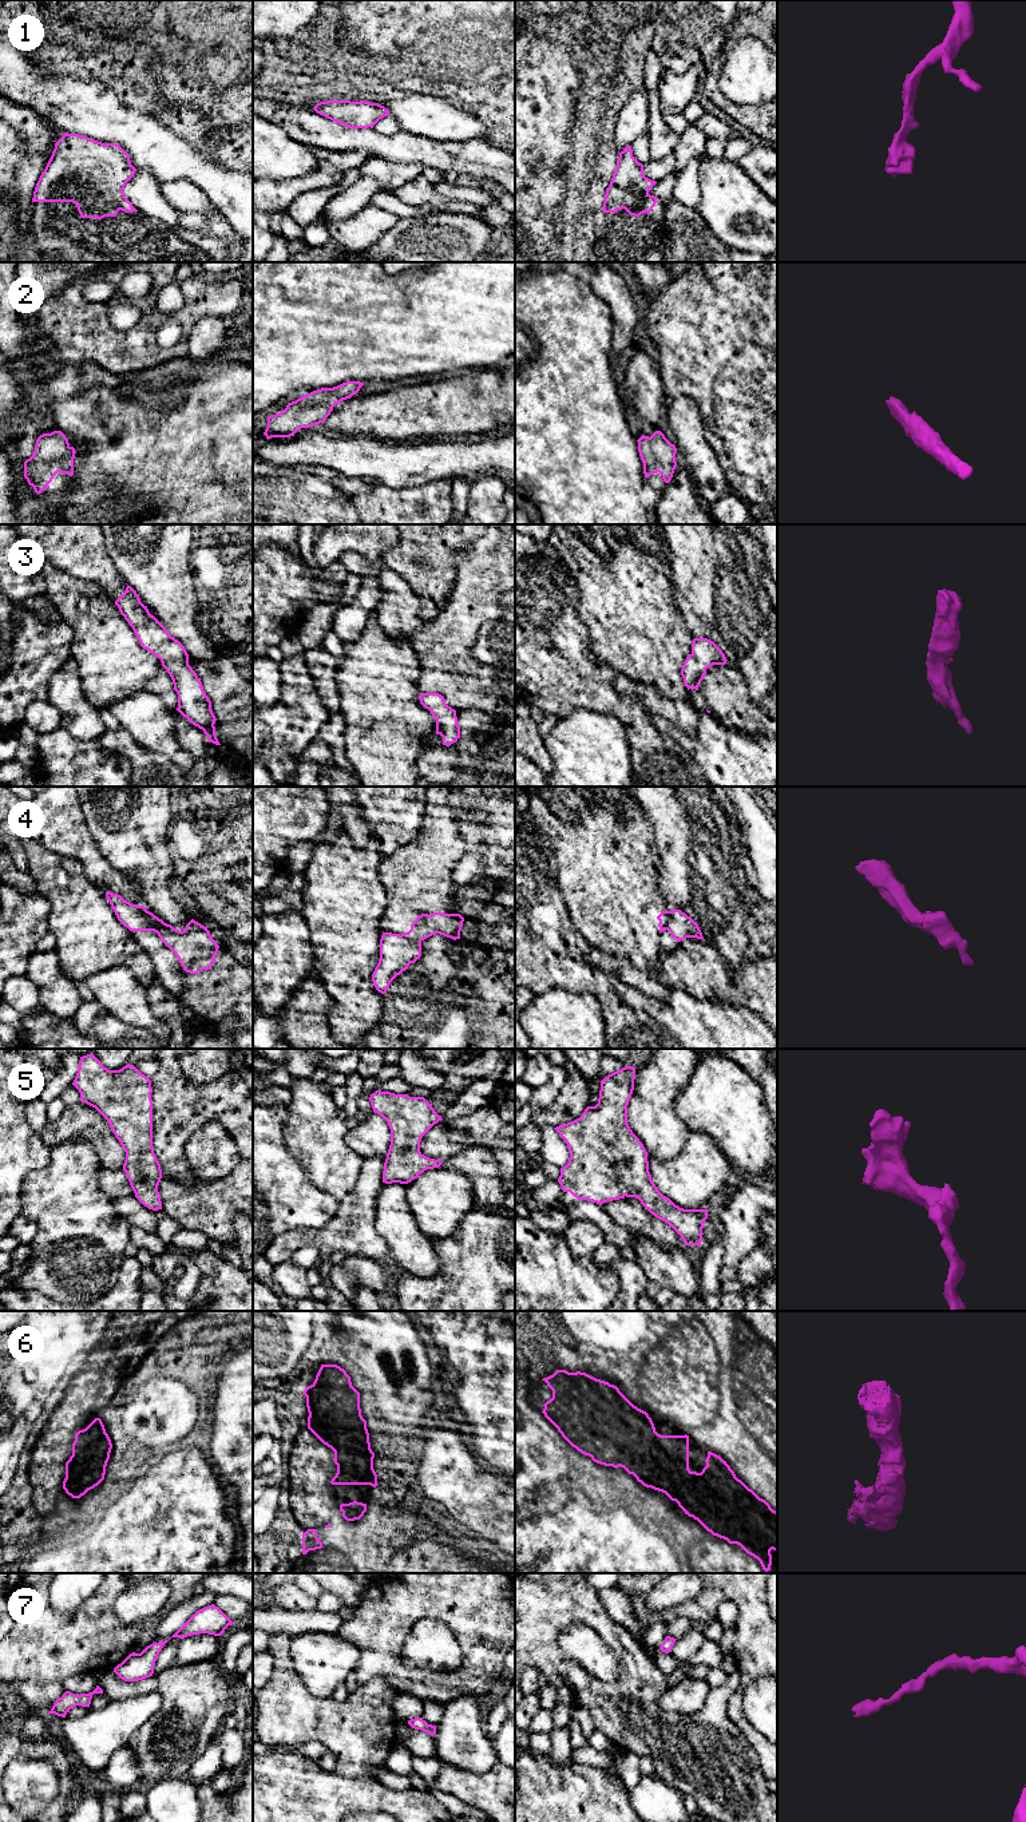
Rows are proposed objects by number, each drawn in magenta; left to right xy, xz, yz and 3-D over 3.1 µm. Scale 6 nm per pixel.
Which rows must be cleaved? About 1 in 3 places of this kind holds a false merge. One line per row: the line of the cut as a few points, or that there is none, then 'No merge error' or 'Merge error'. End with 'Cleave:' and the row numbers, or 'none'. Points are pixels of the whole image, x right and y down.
1: No split. No merge error
2: No split. No merge error
3: No split. No merge error
4: Split along xy (146, 911), (154, 922), (157, 931). Merge error
5: No split. No merge error
6: No split. No merge error
7: No split. No merge error
Cleave: 4

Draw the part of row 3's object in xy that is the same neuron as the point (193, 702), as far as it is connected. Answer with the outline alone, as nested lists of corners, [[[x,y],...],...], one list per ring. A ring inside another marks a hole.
[[[126,583],[127,585],[127,583]],[[127,585],[115,601],[120,614],[132,627],[140,646],[157,655],[170,674],[178,694],[177,710],[206,734],[209,742],[221,745],[215,734],[215,716],[202,682],[189,665],[185,646],[170,635],[166,627],[150,614],[136,591]]]

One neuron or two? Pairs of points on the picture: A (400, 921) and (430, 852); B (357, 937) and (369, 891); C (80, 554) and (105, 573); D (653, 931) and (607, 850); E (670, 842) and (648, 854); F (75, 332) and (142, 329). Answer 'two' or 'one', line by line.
A: one
B: one
C: one
D: one
E: two
F: one

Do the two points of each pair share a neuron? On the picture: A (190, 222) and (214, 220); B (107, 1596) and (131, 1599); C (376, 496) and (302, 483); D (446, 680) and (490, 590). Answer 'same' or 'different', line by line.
A: same
B: different
C: same
D: same

